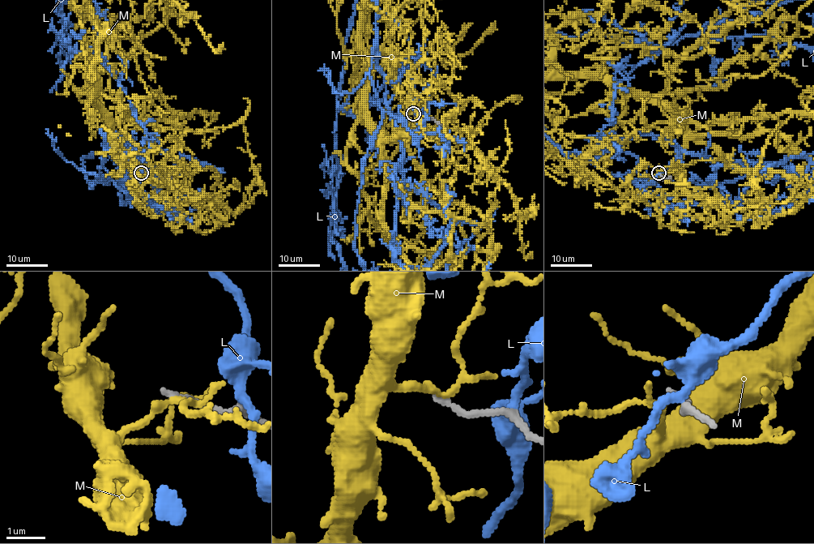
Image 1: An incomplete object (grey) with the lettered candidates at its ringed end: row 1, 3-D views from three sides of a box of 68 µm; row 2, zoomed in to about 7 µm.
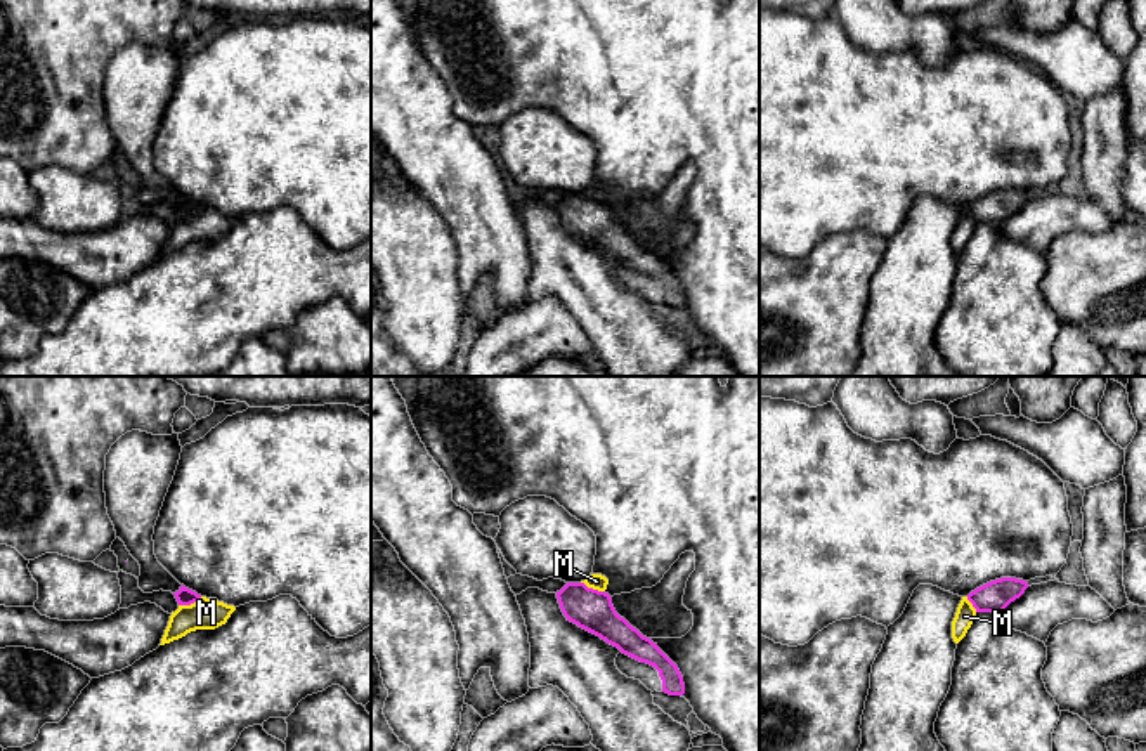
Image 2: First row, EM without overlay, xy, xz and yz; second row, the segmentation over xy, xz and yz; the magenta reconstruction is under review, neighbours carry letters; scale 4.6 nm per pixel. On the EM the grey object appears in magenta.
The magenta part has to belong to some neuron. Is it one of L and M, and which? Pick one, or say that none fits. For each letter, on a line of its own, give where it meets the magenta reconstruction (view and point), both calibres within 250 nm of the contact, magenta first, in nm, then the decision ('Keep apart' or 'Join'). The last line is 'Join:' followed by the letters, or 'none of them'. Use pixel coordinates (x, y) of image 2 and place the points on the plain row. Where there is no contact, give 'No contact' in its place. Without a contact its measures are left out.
L: No contact. Keep apart
M: Touches magenta at xz (592, 200). Thickness 190 nm (magenta) against 80 nm. Keep apart
Join: none of them

